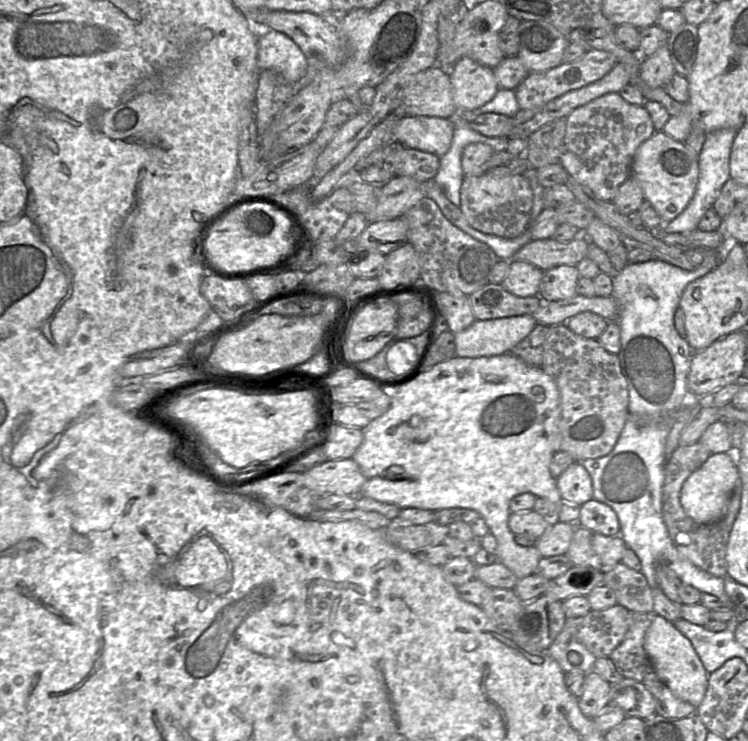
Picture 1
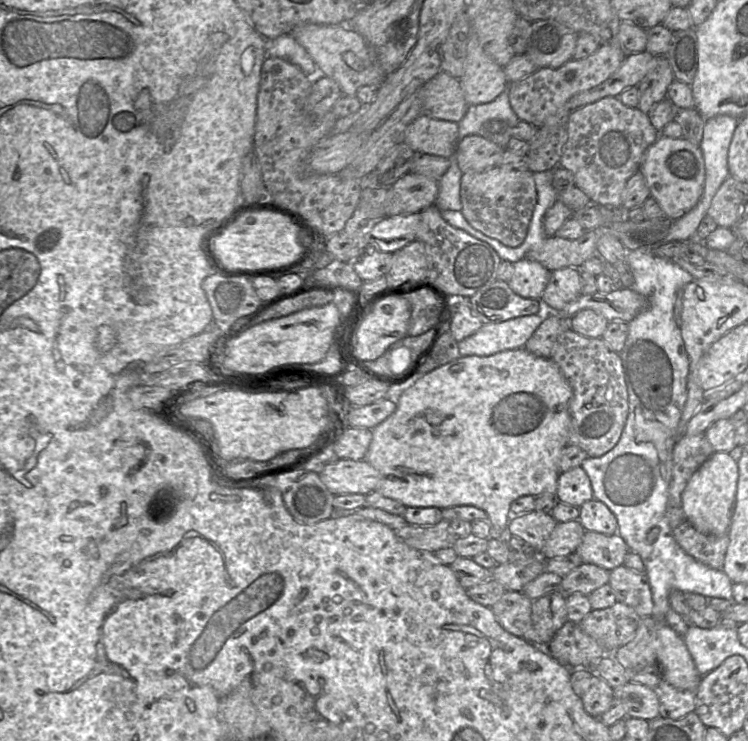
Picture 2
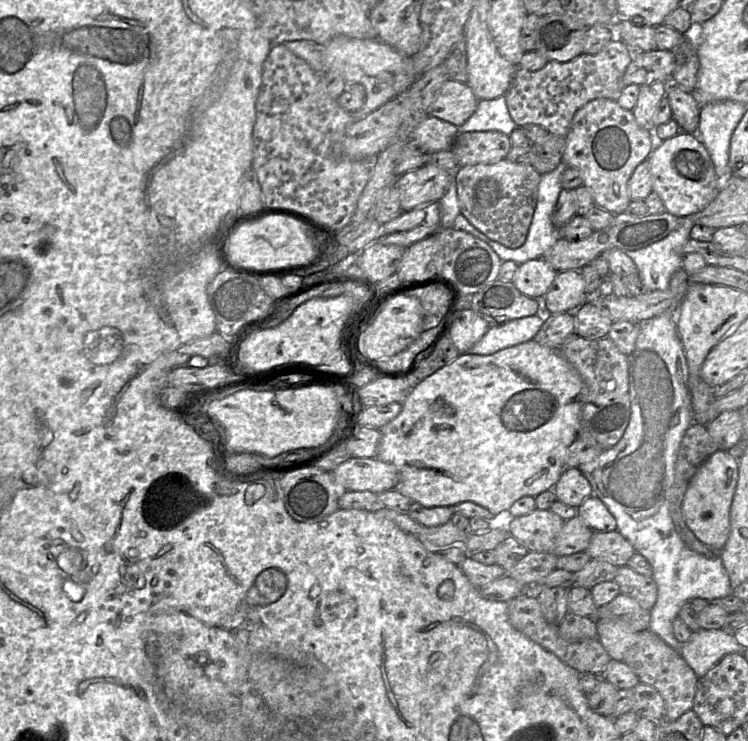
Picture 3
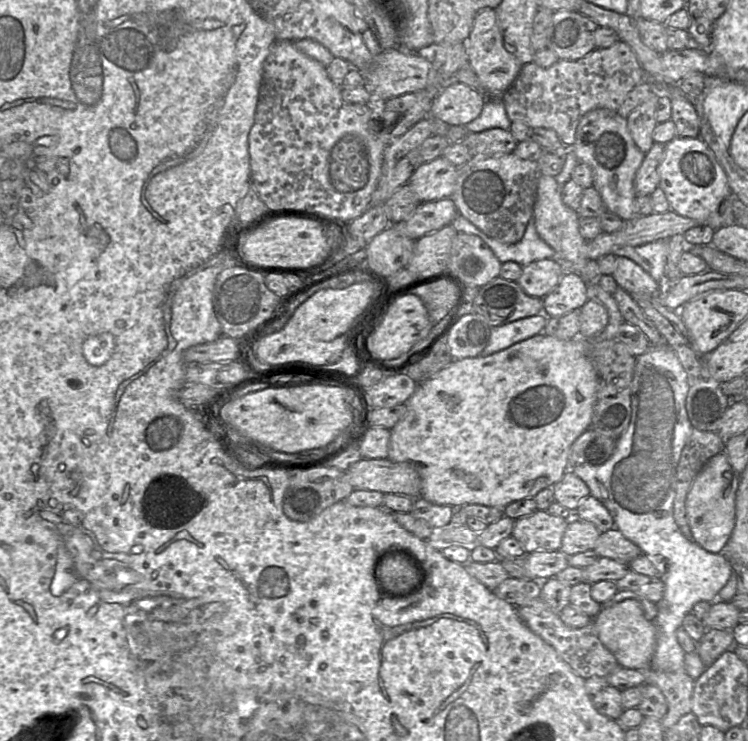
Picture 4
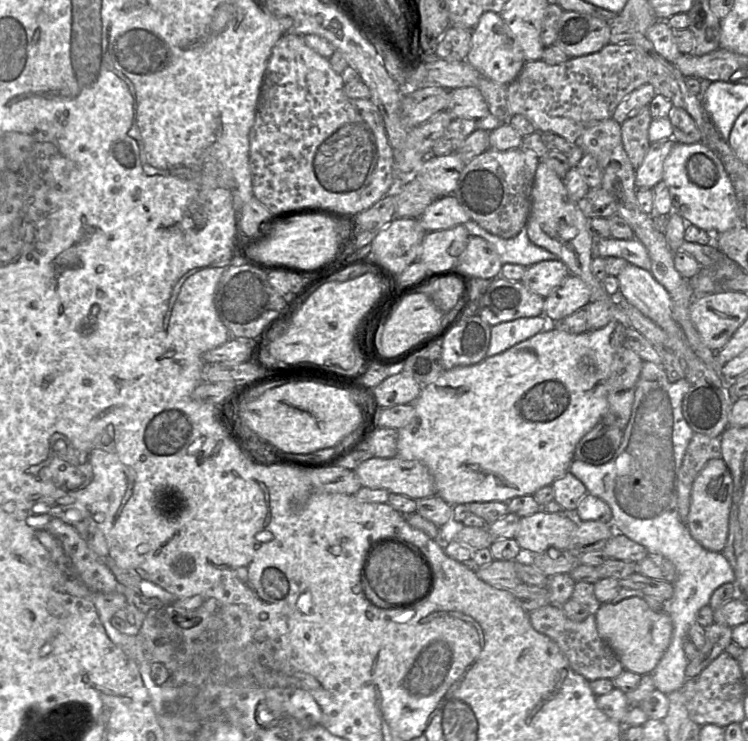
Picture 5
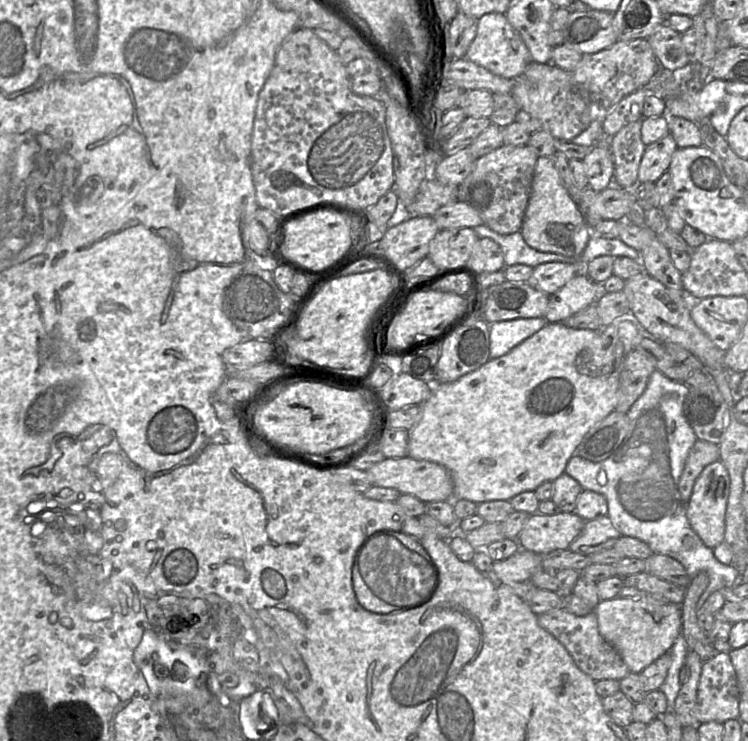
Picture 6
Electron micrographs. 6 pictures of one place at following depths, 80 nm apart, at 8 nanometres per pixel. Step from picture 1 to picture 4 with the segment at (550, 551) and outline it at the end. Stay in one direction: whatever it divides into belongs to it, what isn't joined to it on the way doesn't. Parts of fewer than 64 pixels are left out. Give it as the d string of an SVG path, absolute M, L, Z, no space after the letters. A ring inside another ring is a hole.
M573 517L568 520L559 550L566 556L593 550L600 534L591 522Z

